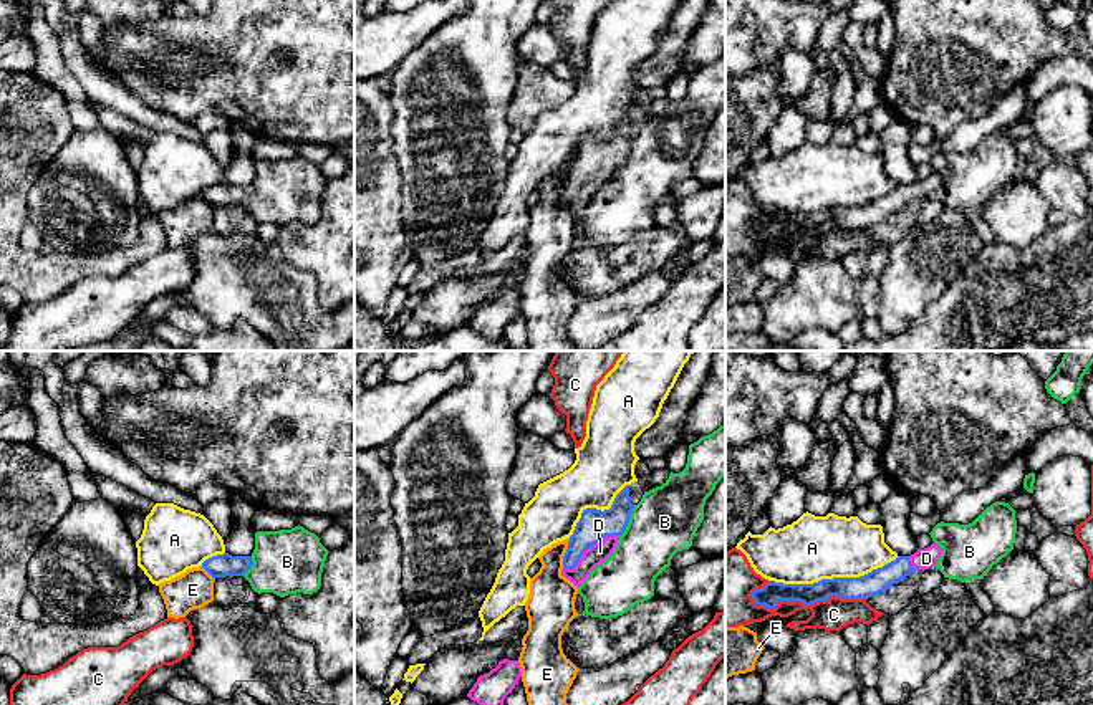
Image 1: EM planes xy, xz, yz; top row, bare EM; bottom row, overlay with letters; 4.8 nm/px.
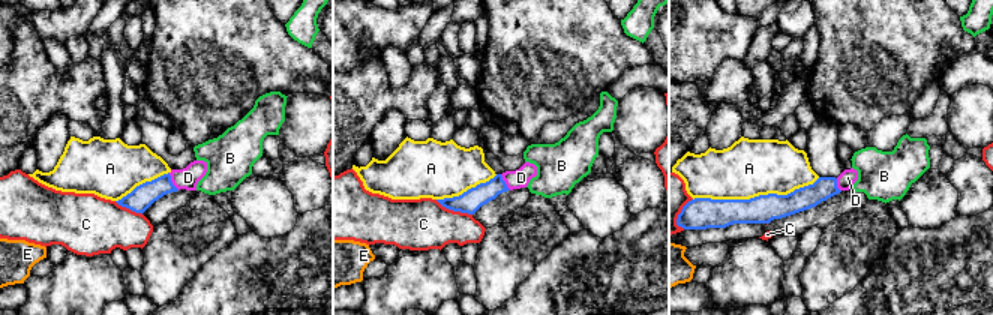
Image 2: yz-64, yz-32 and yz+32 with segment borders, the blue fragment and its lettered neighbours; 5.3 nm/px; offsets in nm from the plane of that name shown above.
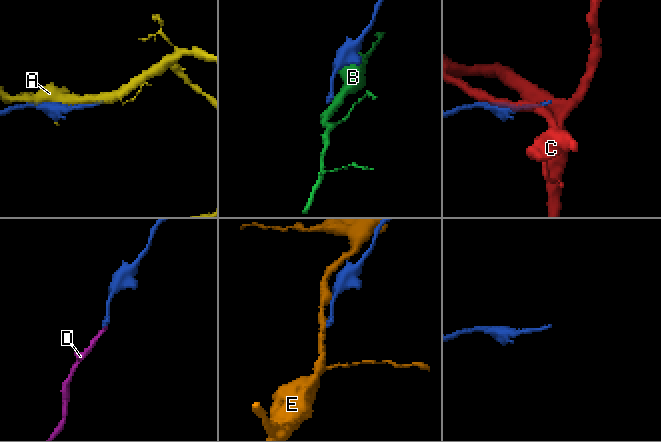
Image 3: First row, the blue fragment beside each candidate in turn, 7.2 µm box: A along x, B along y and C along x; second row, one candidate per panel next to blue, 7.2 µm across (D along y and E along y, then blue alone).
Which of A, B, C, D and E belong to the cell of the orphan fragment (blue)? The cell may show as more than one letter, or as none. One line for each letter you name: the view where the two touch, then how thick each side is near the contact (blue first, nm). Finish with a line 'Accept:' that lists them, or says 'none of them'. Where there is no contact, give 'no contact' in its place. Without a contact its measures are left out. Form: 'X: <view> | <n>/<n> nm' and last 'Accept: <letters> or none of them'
D: xz | 150/90 nm
Accept: D

